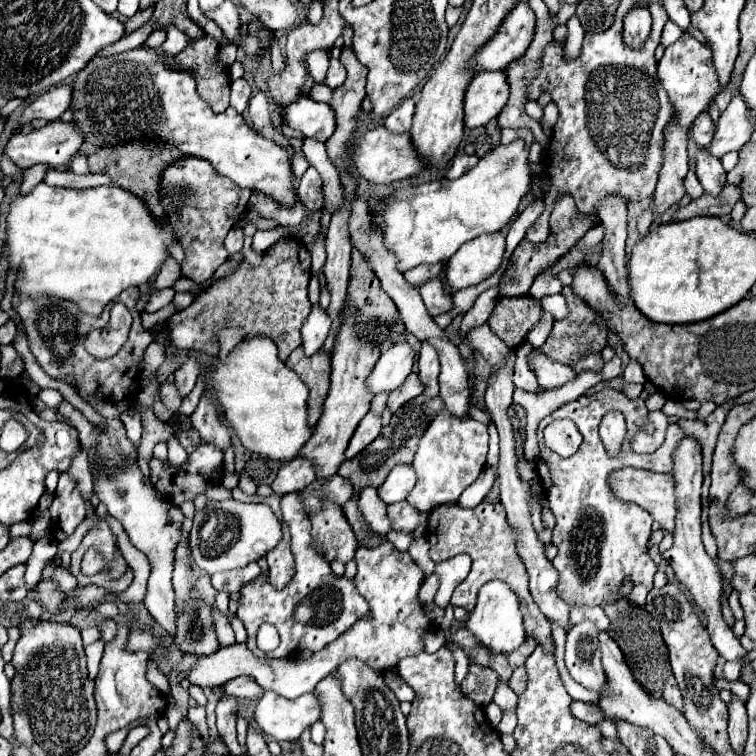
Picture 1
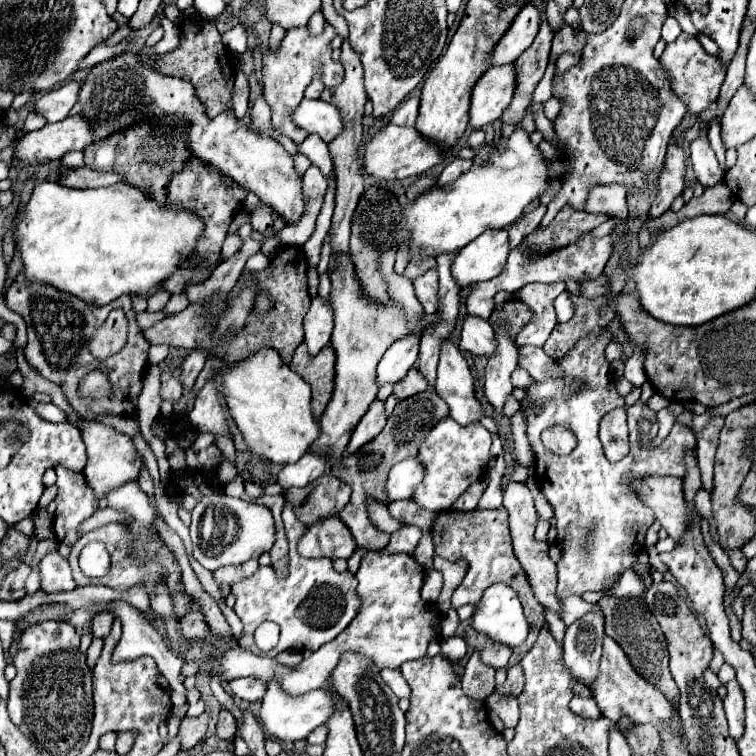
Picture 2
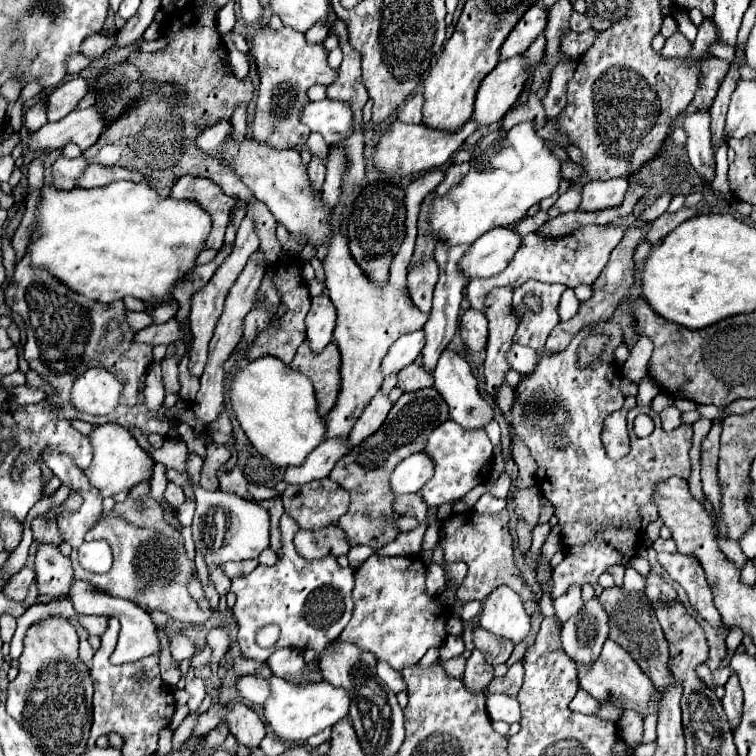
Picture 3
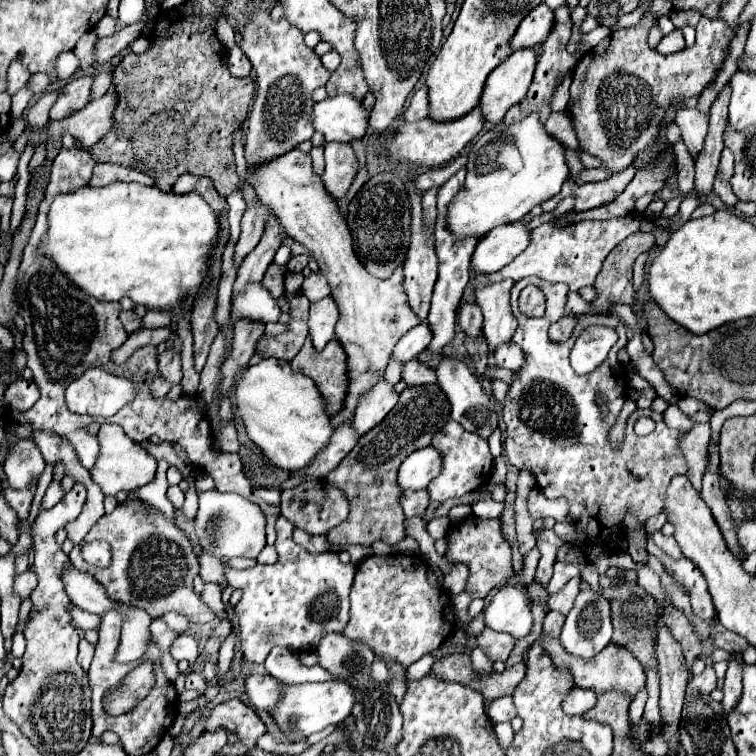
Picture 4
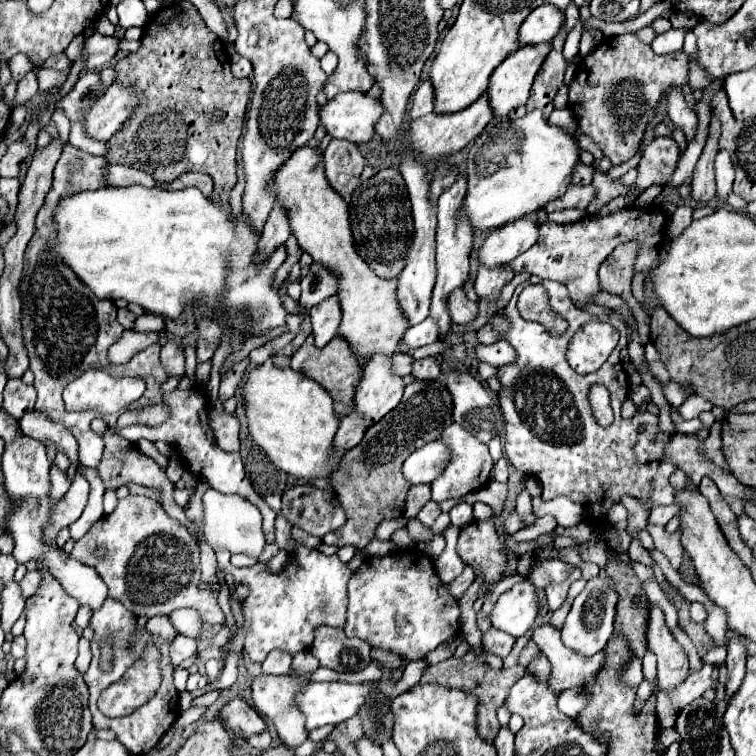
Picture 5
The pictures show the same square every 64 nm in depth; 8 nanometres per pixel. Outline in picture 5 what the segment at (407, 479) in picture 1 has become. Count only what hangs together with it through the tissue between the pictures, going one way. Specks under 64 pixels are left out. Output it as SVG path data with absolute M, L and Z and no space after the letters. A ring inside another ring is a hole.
M434 440L430 444L422 446L420 450L412 452L404 460L402 474L404 474L406 482L412 486L430 484L444 472L448 460L450 460L450 450L446 448L446 444L442 440Z

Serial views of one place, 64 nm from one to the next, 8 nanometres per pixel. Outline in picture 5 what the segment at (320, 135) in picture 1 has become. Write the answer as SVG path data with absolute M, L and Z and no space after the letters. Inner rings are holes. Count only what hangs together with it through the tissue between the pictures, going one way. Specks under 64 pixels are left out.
M344 92L344 94L328 100L324 106L320 106L318 114L320 114L320 126L324 126L332 138L348 140L354 144L364 144L372 138L374 122L382 116L382 110L384 108L382 108L380 100L374 100L362 92Z

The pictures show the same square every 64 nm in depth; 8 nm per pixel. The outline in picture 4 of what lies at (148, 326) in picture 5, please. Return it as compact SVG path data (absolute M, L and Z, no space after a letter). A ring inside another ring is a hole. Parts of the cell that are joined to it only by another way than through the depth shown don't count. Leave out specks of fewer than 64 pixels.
M148 310L146 316L142 318L142 324L146 328L158 328L158 326L168 326L172 322L172 314L168 310Z

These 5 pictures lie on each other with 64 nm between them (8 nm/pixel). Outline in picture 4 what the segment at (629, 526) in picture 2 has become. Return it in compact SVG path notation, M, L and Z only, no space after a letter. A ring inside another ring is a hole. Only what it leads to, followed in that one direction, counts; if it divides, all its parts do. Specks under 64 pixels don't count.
M535 276L526 277L515 283L511 290L510 306L514 316L518 318L516 336L512 342L524 348L526 366L516 372L508 398L504 402L504 422L508 430L506 438L506 456L512 466L528 468L534 472L538 480L538 488L546 498L566 498L570 505L572 524L585 536L581 544L581 562L568 563L556 561L554 576L548 584L548 592L556 594L568 580L574 576L582 576L582 566L592 564L600 558L602 548L612 544L620 544L626 526L624 516L632 512L638 522L646 522L648 518L662 512L664 492L670 484L670 478L676 474L686 474L688 466L684 454L680 450L680 440L687 432L668 428L662 420L662 414L650 408L634 411L628 418L626 440L614 450L608 442L608 428L614 424L622 402L624 402L624 386L628 386L628 376L624 366L618 362L616 354L626 346L626 328L616 316L582 316L576 324L572 338L564 344L554 344L548 340L548 328L558 318L564 316L568 286L544 282ZM528 285L538 286L546 294L546 314L544 318L526 318L518 307L520 292ZM588 326L608 326L618 334L618 342L608 352L606 360L592 370L590 374L576 374L568 362L568 354L572 344L580 332ZM602 396L608 404L608 412L602 414L596 398ZM646 416L656 422L656 430L650 436L638 438L634 434L634 422Z

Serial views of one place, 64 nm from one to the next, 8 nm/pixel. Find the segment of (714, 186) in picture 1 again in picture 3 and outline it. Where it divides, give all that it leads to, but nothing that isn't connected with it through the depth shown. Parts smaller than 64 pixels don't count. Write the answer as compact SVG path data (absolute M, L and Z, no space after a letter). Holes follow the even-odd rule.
M694 112L684 118L684 130L688 132L688 158L696 174L710 184L716 176L716 162L710 146L710 116L708 112Z

